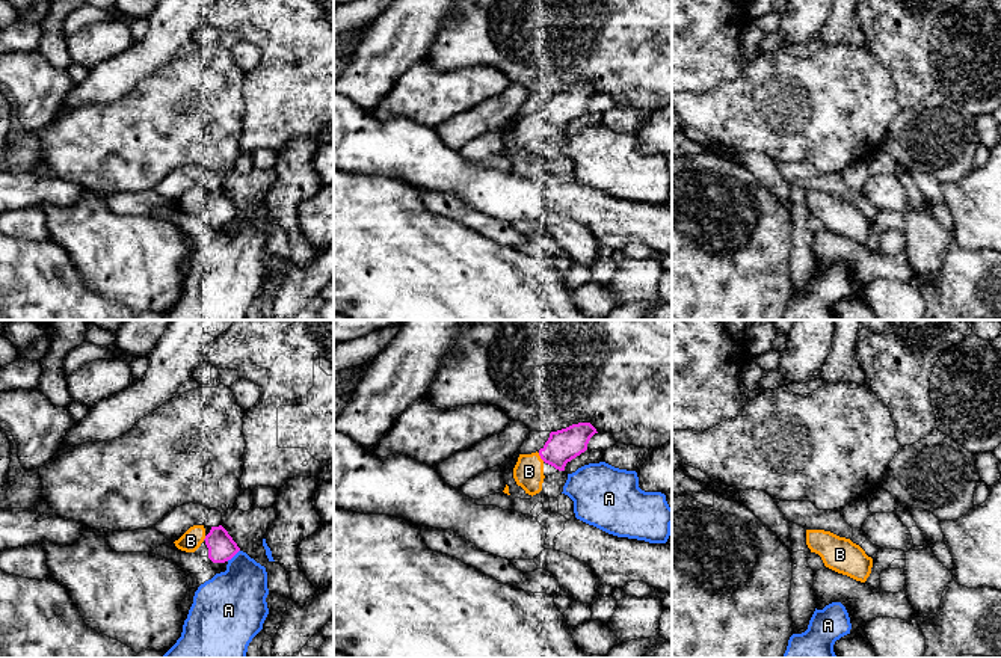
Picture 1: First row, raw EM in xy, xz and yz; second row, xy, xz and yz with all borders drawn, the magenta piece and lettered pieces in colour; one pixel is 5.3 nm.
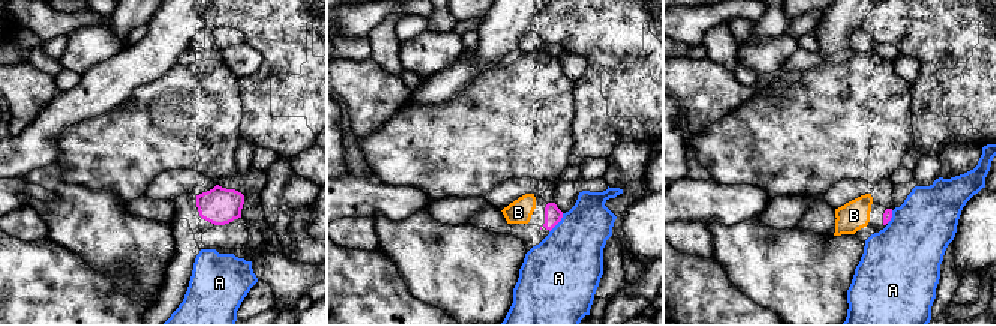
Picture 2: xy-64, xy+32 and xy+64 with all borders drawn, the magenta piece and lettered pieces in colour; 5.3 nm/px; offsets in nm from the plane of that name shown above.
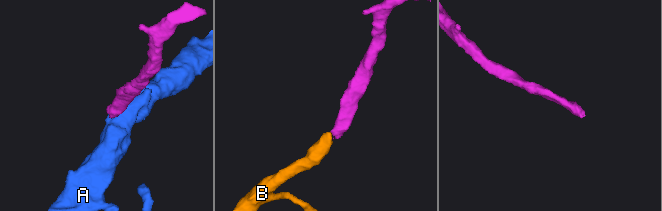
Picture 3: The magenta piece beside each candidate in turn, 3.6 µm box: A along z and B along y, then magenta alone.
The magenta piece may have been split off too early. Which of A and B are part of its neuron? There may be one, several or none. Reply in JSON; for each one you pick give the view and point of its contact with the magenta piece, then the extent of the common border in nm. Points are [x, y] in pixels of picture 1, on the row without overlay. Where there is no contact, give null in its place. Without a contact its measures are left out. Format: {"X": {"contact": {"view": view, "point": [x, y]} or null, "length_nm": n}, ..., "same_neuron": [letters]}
{"B": {"contact": {"view": "xz", "point": [541, 119]}, "length_nm": 60}, "same_neuron": ["B"]}

